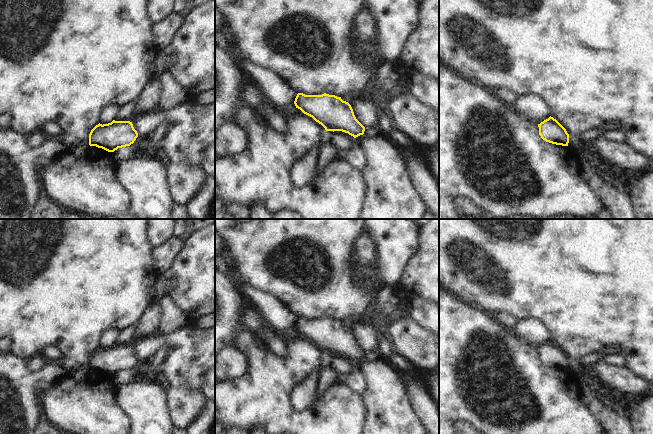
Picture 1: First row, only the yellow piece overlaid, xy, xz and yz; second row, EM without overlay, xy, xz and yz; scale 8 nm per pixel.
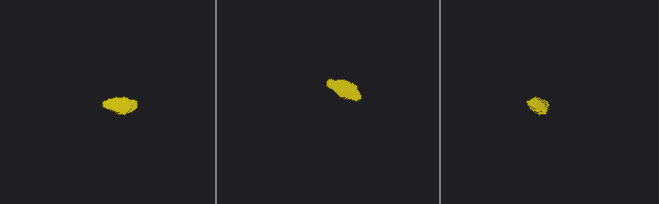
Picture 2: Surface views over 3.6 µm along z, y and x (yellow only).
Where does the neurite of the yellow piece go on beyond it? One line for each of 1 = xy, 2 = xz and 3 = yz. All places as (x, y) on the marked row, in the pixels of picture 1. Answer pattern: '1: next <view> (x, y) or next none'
1: next none
2: next xz (390, 194)
3: next none

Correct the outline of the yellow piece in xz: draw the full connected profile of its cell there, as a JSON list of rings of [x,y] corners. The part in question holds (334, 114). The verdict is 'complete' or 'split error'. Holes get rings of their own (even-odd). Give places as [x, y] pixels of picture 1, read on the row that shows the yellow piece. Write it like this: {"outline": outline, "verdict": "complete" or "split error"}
{"outline": [[[298,93],[294,104],[304,114],[312,117],[326,131],[342,131],[353,136],[362,147],[366,165],[362,169],[366,183],[365,198],[359,219],[423,219],[427,206],[419,198],[407,172],[405,150],[390,138],[380,135],[367,137],[365,127],[356,119],[351,105],[335,95],[305,95]]], "verdict": "split error"}

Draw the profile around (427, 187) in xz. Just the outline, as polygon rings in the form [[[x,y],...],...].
[[[409,151],[405,152],[407,172],[419,198],[427,206],[428,212],[439,219],[439,181],[427,168],[425,162],[420,162]]]

